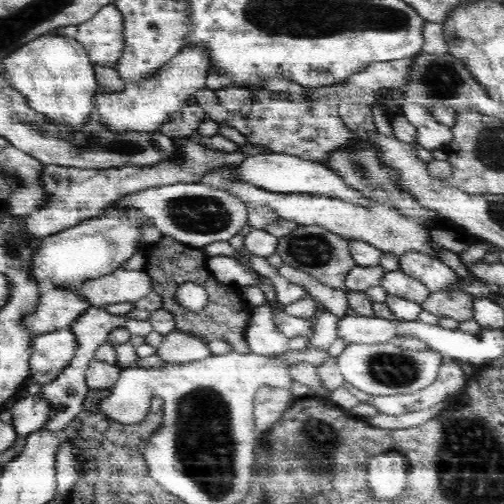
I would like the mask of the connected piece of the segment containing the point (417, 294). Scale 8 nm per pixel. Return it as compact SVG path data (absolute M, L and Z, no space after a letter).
M401 269L386 272L380 286L388 295L400 296L418 303L420 306L431 293L424 284L405 274Z

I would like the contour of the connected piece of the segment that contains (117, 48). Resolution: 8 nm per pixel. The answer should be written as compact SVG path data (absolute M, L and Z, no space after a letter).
M108 4L100 9L90 20L72 25L70 27L58 27L52 32L58 36L68 36L82 43L88 51L92 66L108 65L114 67L124 50L124 17L114 4Z

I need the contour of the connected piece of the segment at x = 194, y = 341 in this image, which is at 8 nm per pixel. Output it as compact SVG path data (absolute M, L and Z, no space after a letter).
M174 329L164 335L160 346L156 348L156 356L170 364L186 364L195 360L204 360L212 356L209 344L192 333Z

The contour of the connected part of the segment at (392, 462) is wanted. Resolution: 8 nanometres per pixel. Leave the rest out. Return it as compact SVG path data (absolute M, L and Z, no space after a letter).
M382 452L368 459L366 496L386 500L393 499L407 486L406 460L399 452Z

